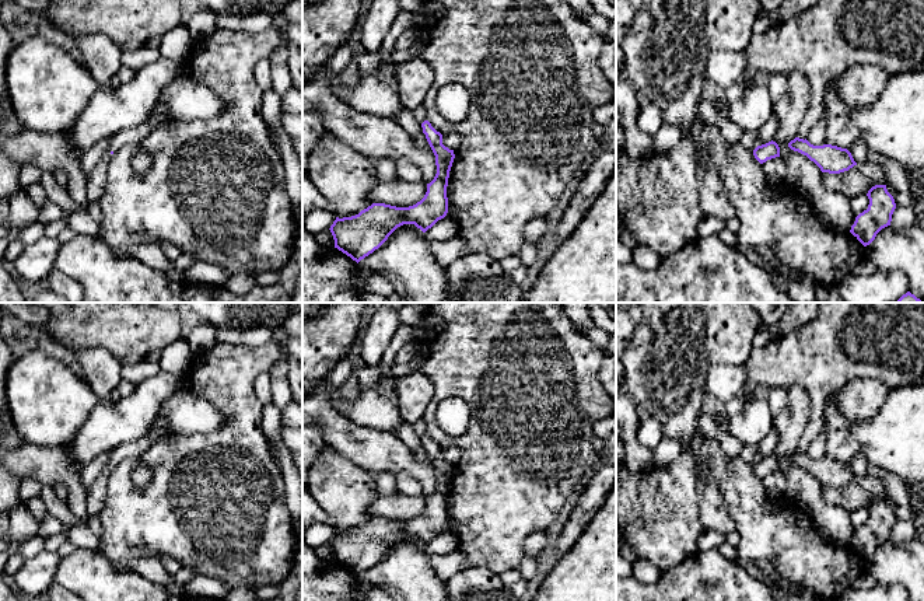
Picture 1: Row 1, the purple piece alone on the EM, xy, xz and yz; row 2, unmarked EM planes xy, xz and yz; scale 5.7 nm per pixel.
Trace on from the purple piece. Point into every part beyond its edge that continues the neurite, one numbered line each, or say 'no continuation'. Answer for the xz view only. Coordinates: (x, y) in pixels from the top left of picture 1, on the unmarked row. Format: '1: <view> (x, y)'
no continuation

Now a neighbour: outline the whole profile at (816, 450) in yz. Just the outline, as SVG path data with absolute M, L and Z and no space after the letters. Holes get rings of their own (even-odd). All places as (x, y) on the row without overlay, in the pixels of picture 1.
M820 433L819 437L808 447L806 454L813 460L825 458L826 455L825 433Z

